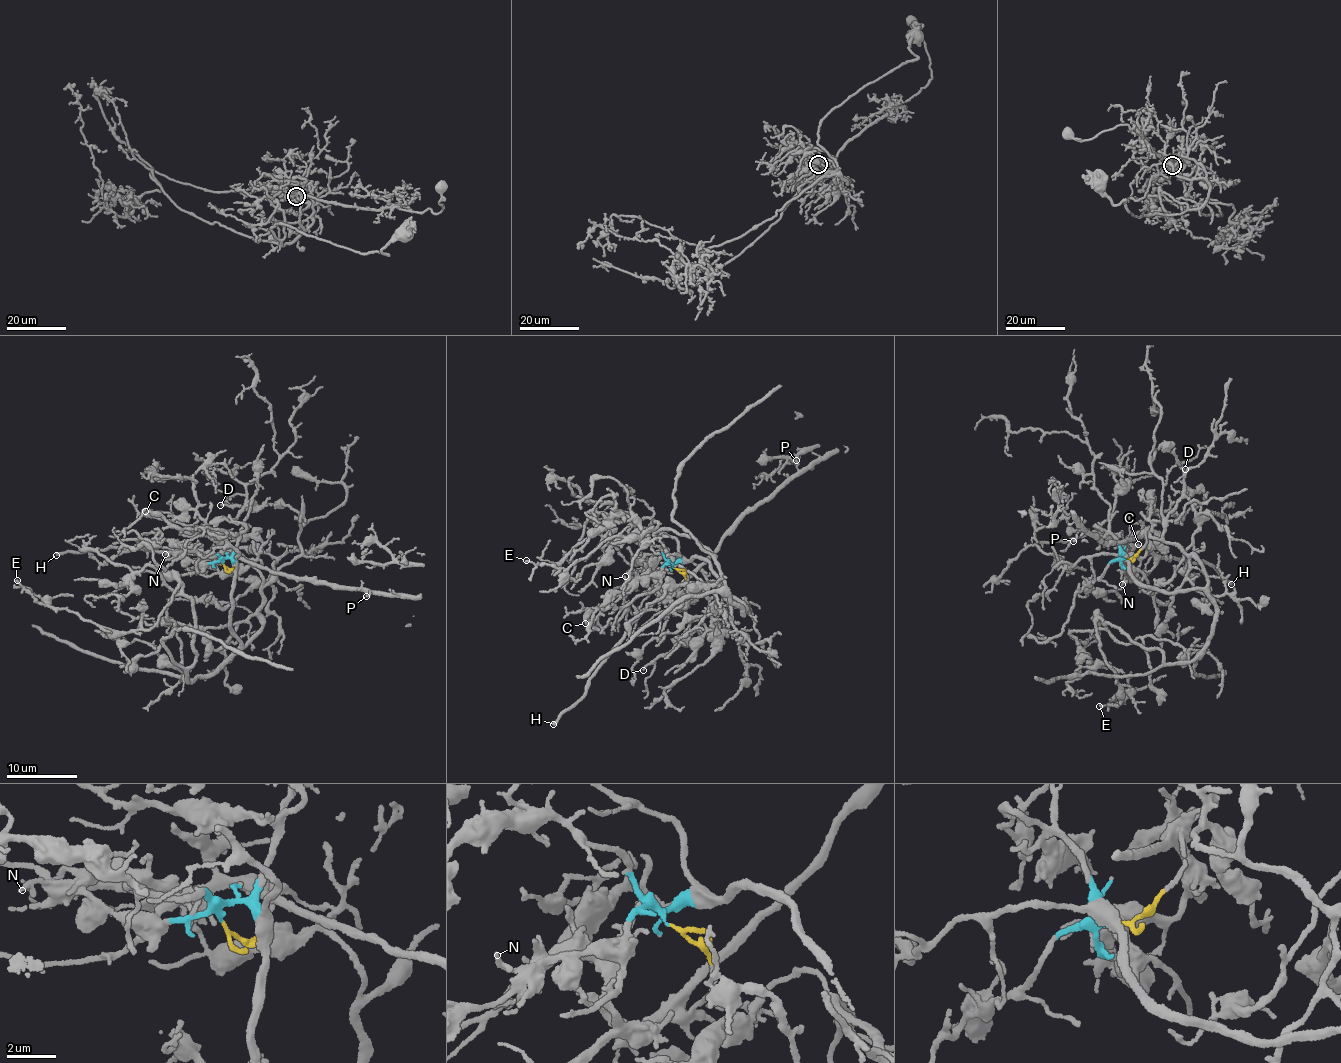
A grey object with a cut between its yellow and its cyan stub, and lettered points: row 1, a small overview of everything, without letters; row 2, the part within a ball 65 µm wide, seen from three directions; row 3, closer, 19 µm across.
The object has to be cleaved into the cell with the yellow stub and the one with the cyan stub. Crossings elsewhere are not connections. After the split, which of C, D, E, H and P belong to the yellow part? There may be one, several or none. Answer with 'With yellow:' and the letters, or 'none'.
With yellow: H, P

